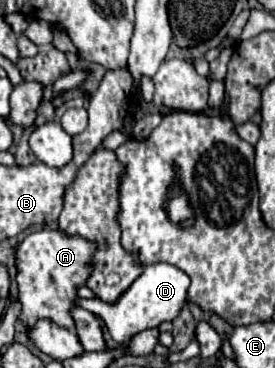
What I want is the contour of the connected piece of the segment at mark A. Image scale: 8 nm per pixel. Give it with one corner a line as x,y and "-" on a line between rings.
42,229
30,233
18,247
16,265
18,265
18,289
20,289
20,303
22,315
20,319
26,325
34,325
38,319
46,317
60,327
72,329
72,319
68,319
68,311
74,307
76,287
84,285
92,267
90,259
96,251
96,245
88,239
80,237
66,237
62,231

